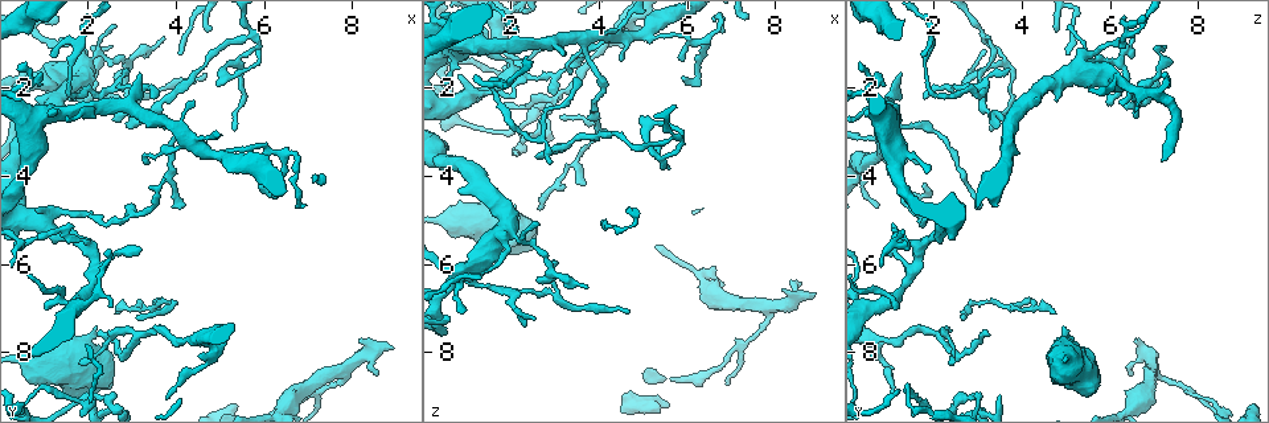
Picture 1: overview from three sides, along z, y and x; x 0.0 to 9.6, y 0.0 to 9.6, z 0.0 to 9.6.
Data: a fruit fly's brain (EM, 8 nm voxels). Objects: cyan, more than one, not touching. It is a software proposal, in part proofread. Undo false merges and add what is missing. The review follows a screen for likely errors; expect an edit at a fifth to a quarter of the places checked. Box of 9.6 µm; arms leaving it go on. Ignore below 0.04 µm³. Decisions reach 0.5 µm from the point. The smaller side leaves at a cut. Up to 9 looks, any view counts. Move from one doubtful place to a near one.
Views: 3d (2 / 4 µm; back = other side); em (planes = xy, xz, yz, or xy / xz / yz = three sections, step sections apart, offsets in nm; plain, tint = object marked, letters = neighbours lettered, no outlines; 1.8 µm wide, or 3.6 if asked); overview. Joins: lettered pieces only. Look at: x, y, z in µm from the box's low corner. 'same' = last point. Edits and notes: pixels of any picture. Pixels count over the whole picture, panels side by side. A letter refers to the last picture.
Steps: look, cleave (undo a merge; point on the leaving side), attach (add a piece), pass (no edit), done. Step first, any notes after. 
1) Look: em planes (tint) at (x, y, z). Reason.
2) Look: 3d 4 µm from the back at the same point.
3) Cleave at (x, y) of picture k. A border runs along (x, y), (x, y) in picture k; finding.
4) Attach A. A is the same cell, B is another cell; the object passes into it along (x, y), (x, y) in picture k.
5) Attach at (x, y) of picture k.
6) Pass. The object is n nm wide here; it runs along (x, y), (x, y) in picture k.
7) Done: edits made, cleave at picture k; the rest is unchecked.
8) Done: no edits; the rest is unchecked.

Look: 3d 4 µm at (4.20, 4.65, 3.00). Thin end.

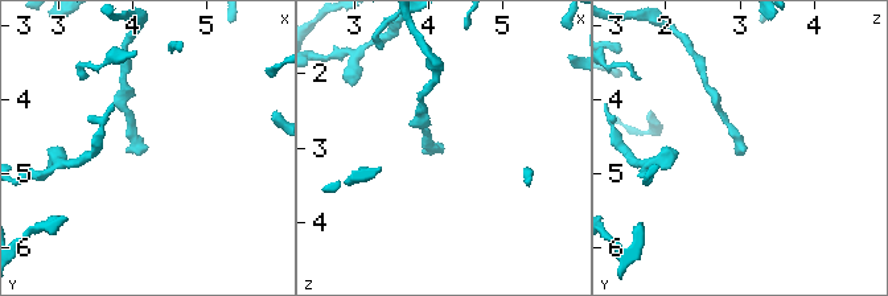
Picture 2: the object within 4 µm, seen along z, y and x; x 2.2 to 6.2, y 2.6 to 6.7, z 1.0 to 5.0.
Look: em xy step 16 (tint) at (4.20, 4.70, 3.10).

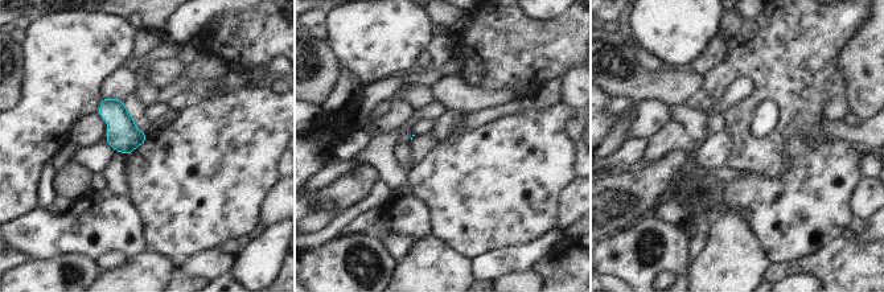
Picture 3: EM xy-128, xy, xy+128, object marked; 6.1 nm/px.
Look: em xy step 16 (letters) at the same point. See the neighbours.

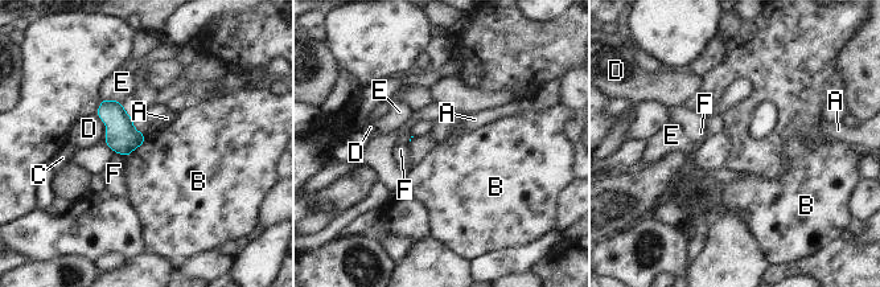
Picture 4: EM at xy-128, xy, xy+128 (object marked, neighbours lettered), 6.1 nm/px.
Pass. A, B, C, D, E and F are other cells; a border runs along (146, 135), (144, 140), (126, 156) in picture 4; none of them fits.

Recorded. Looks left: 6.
Look: em planes (letters) at (2.15, 7.35, 4.90). Free end.

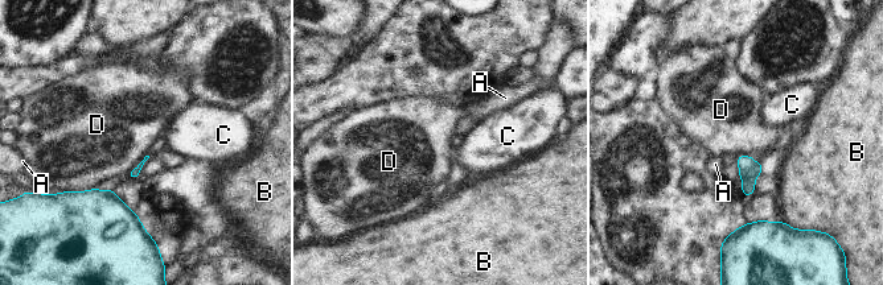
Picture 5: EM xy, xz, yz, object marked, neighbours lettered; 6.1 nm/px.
Pass. A, B, C and D are other cells; a border runs along (736, 156), (751, 156), (764, 168) in picture 5; no lettered piece goes on from it.

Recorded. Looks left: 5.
Look: 3d 4 µm at (2.20, 7.65, 3.25). Tapers out.

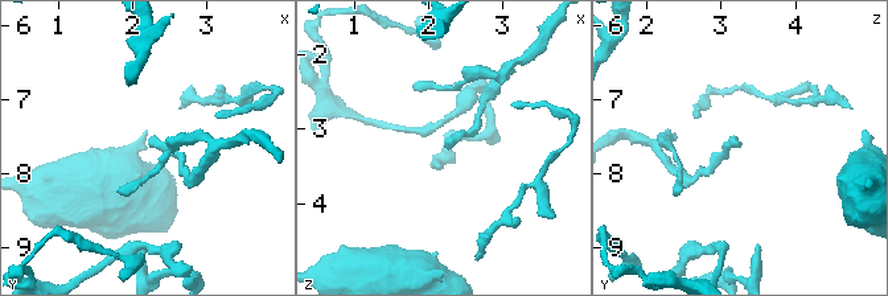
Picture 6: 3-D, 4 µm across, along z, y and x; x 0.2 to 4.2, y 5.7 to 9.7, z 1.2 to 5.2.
Look: em planes (tint) at (2.20, 7.60, 3.20). Need the tissue.

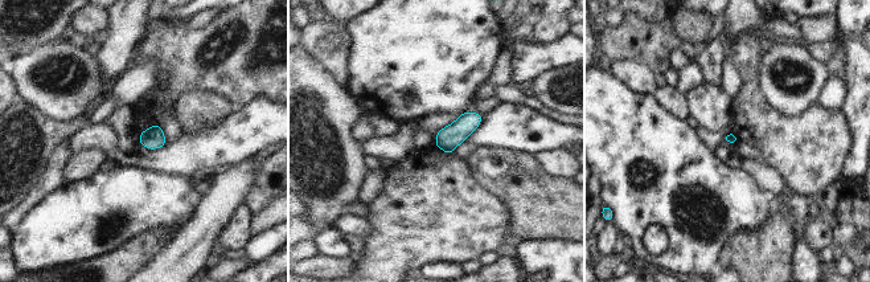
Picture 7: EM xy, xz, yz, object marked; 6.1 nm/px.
Look: em planes (letters) at the same point.

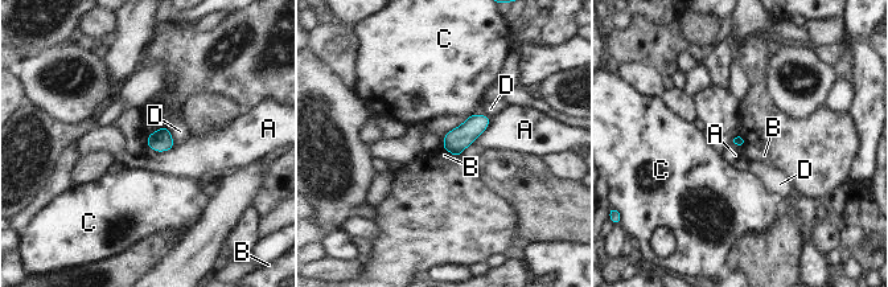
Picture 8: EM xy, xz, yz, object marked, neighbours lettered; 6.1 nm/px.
Pass. The longest contact is with A, 200 nm; A, B, C and D are other cells; none of them fits.

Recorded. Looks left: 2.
Look: em planes (letters) at (7.35, 8.90, 7.80). Side arm on a straight run.

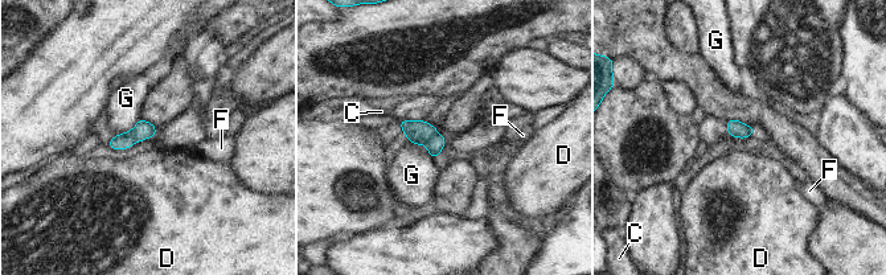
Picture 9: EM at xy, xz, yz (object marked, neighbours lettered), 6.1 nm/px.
Cleave at (124, 140) of picture 9. C, D, F and G are other cells; a border runs along (132, 130), (136, 140) in picture 9; a second neuron is stuck on.

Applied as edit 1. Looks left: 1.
Done: edits made, cleave at picture 9; the rest is unchecked.

